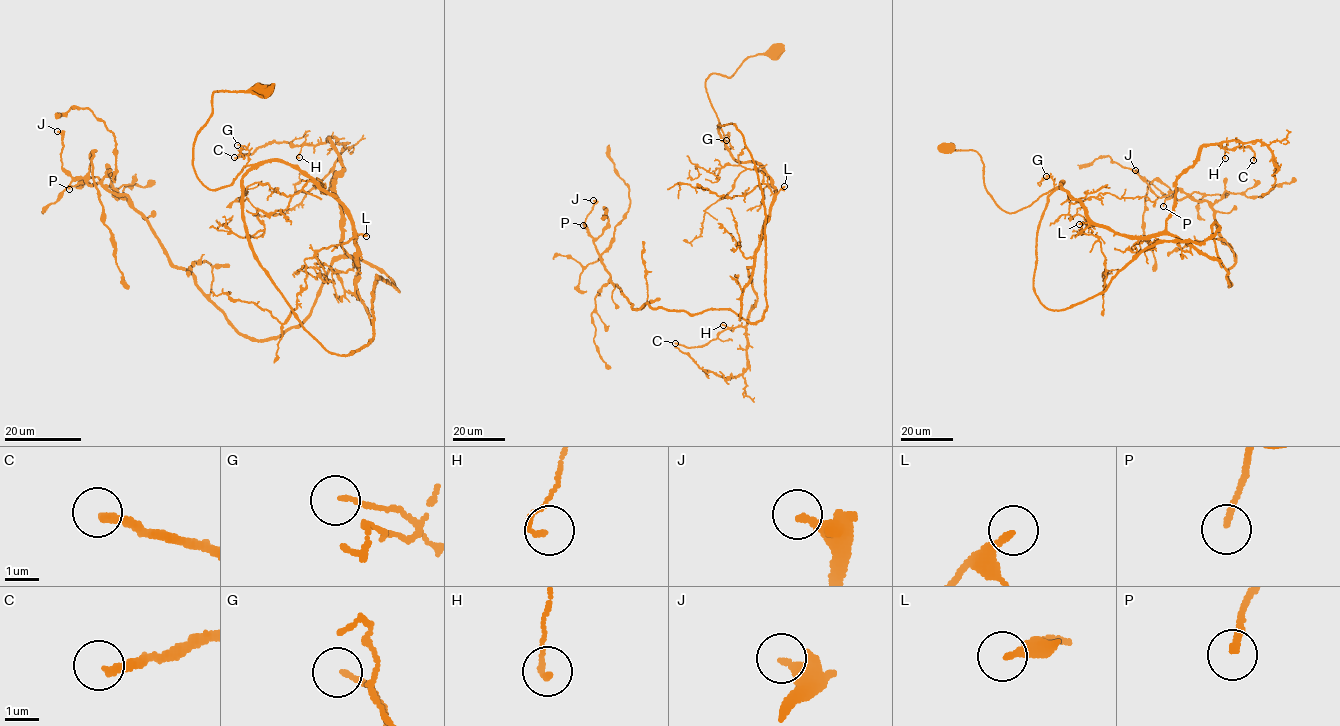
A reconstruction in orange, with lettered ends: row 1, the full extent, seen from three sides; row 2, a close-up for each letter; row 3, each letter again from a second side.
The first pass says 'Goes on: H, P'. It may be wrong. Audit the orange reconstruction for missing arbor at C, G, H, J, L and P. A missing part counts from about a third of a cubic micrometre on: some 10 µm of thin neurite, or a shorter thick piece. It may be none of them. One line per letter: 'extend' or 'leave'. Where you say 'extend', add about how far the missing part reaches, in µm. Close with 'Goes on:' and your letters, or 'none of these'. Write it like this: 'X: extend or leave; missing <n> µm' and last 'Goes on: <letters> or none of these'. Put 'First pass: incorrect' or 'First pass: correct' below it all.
C: extend; missing 25 µm
G: leave
H: leave
J: leave
L: leave
P: extend; missing 10 µm
Goes on: C, P
First pass: incorrect

